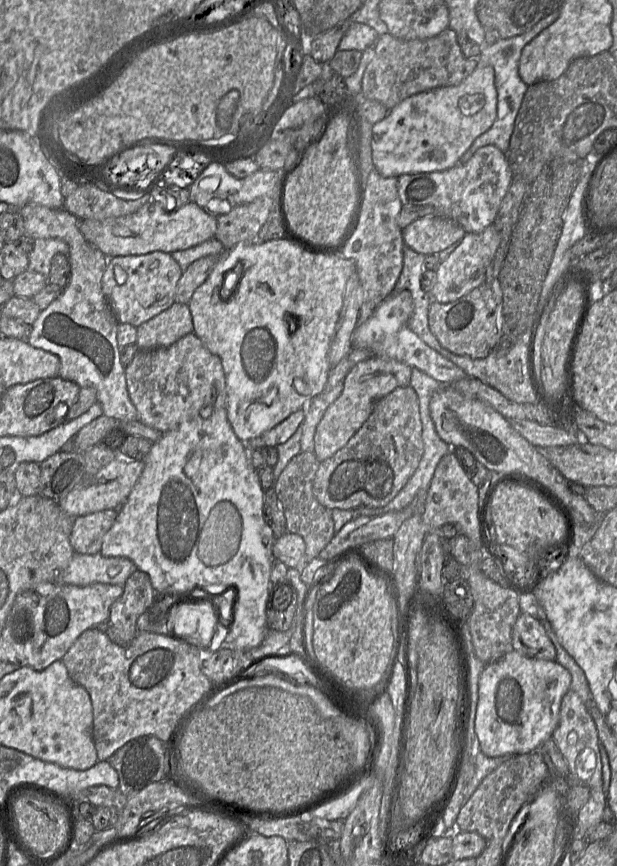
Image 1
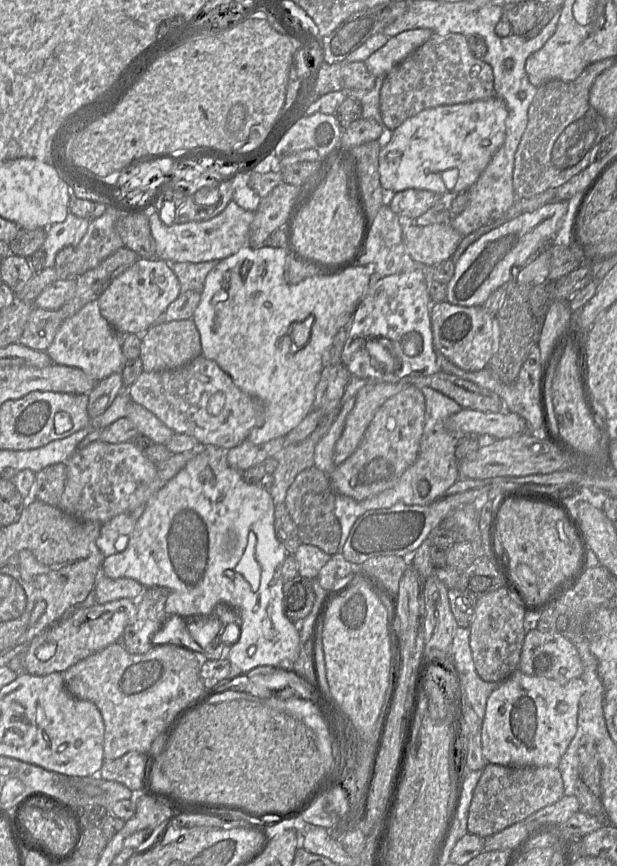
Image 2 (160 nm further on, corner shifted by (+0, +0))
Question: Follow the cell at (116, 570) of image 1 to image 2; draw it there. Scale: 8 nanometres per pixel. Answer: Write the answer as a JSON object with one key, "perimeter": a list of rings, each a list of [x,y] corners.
{"perimeter":[[[100,575],[93,589],[97,604],[128,598],[134,600],[142,593],[144,587],[130,578],[111,579]]]}

